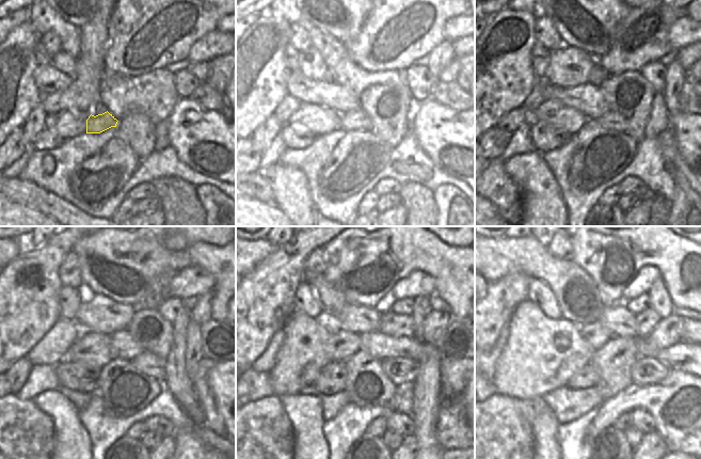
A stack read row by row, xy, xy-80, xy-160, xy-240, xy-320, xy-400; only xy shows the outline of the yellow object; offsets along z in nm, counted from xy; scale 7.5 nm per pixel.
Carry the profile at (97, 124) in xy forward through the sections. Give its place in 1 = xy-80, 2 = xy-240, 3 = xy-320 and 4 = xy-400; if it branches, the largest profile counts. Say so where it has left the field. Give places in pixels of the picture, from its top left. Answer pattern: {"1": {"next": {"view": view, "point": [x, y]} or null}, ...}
{"1": {"next": {"view": "xy-80", "point": [356, 120]}}, "2": {"next": {"view": "xy-240", "point": [150, 364]}}, "3": {"next": {"view": "xy-320", "point": [403, 372]}}, "4": {"next": {"view": "xy-400", "point": [646, 370]}}}

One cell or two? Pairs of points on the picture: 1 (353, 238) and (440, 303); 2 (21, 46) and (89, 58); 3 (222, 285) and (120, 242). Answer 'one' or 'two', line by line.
1: two
2: two
3: one

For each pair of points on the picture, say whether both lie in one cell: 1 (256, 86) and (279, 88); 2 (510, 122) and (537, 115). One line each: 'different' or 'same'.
1: same
2: different

